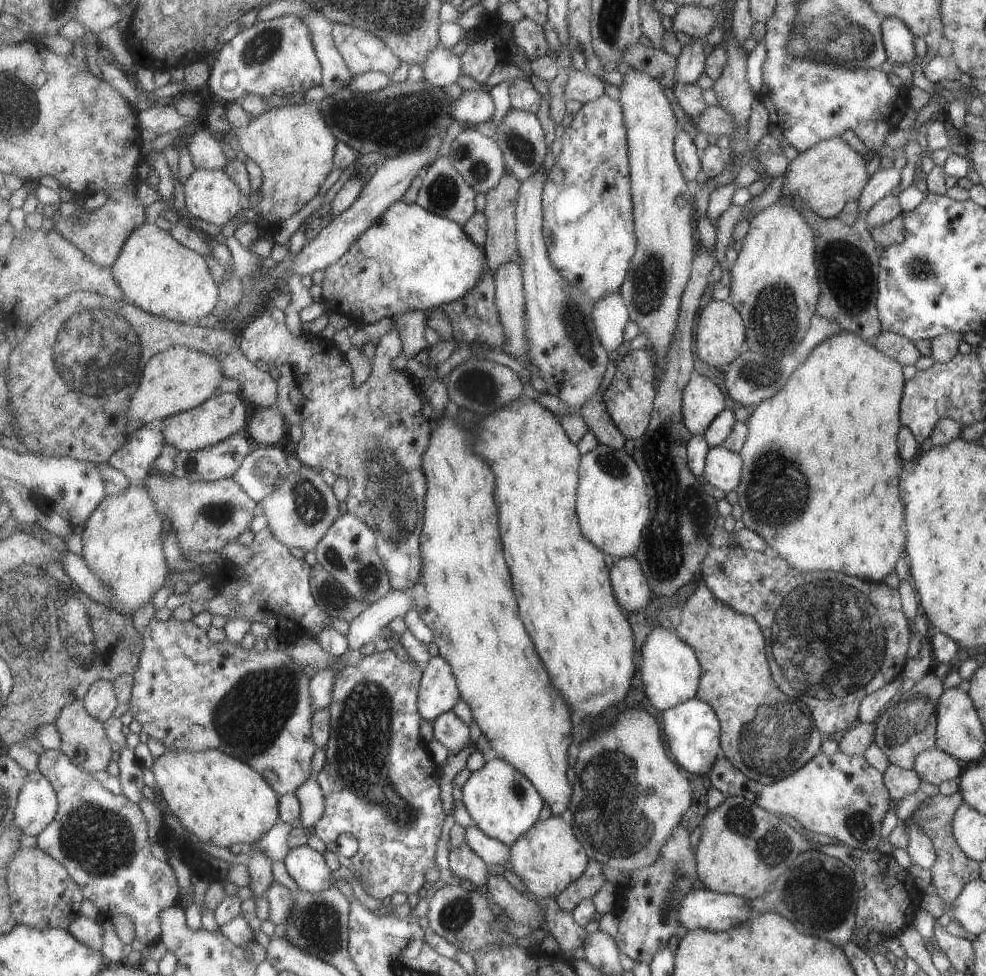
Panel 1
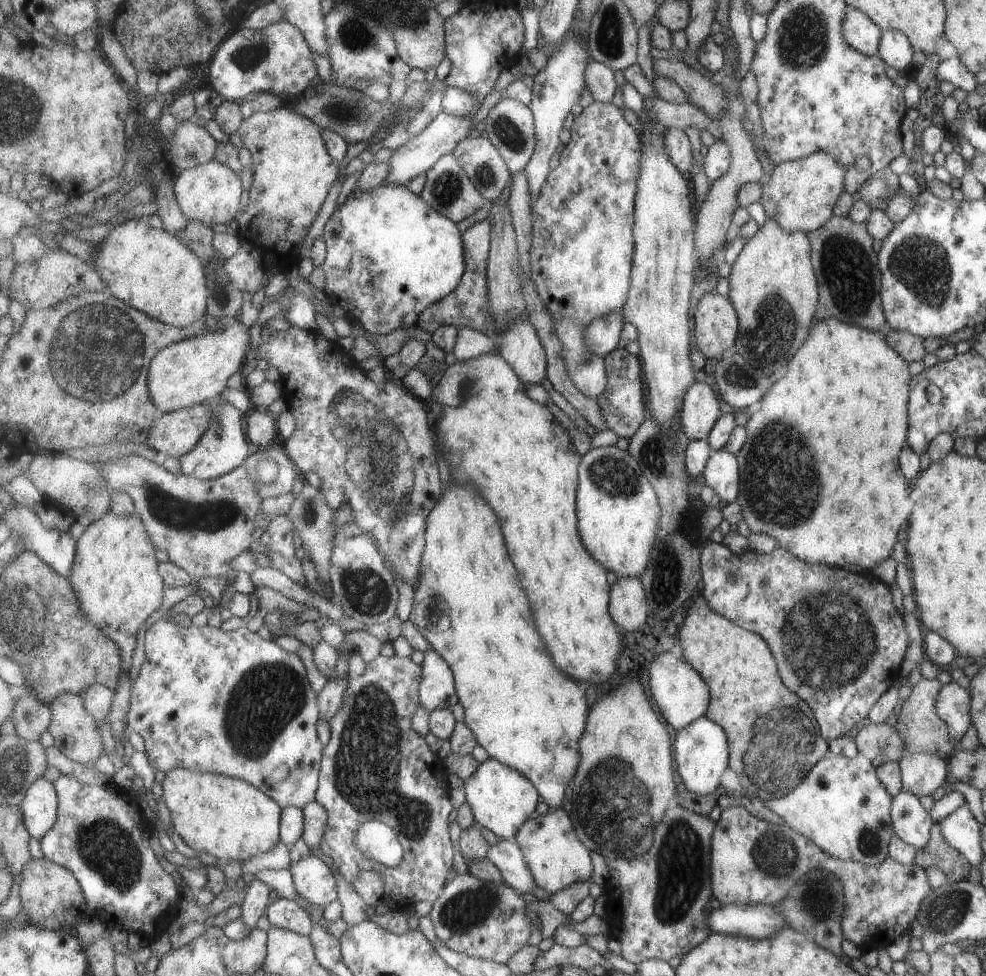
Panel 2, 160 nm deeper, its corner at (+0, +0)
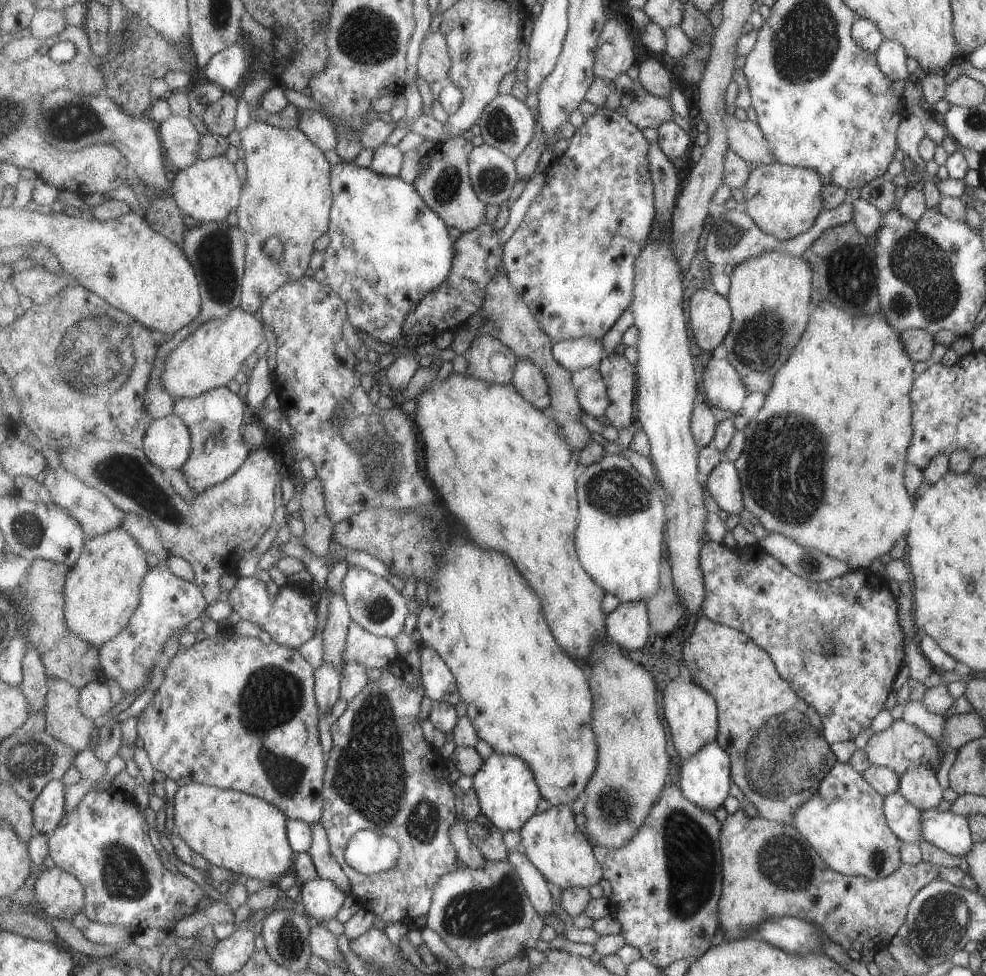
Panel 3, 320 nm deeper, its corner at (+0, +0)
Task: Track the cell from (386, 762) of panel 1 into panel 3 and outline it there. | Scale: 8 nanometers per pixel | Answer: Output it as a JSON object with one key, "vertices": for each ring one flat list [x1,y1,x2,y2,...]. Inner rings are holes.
{"vertices":[[395,660,381,671,377,681,369,684,347,704,345,712,330,724,333,748,329,752,324,776,324,813,321,822,328,832,330,849,353,883,353,898,360,908,374,912,385,922,399,921,411,925,432,908,436,884,444,874,457,870,459,861,452,841,452,826,457,816,457,796,447,777,447,759,430,742,419,718,426,690,422,675,417,676,403,660],[359,831,375,831,395,839,401,847,397,864,389,870,366,875,357,872,346,859,350,840]]}

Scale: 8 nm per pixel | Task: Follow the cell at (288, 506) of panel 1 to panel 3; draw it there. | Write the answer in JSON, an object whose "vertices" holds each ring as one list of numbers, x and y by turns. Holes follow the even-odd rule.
{"vertices":[[327,593,329,617,323,631,324,660,329,661,339,671,343,672,346,662,344,652,348,645,348,634,352,619,346,598]]}

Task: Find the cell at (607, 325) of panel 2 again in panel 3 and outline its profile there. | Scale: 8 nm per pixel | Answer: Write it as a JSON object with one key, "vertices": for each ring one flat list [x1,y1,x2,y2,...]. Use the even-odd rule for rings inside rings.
{"vertices":[[583,337,554,343,554,357,572,373,597,367,607,356,603,339]]}

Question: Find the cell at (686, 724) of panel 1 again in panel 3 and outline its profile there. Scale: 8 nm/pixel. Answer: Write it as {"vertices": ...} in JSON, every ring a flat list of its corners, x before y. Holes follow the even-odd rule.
{"vertices":[[717,741,706,744,697,754,681,760,679,777,684,795,710,813,717,812,731,794,732,758]]}

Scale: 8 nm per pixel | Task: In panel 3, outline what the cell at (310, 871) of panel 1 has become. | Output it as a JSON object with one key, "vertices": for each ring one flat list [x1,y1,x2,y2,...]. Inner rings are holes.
{"vertices":[[318,874,313,880,300,886,298,902,301,909,310,917,312,924,323,926,323,922,335,920,346,897,336,883]]}

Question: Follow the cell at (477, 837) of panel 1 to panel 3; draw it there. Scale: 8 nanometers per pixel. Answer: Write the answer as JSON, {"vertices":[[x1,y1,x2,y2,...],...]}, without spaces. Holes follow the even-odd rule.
{"vertices":[[516,848,510,852,508,861,518,870,519,876,527,889,536,909,542,917,556,914,556,900,550,891,550,883,543,873,530,861,523,852]]}

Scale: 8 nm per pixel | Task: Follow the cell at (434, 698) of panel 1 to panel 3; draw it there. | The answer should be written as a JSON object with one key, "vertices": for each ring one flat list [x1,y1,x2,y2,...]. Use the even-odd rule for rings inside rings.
{"vertices":[[425,646,419,653,426,696,433,702,441,701,452,705,463,701,457,677,439,651]]}

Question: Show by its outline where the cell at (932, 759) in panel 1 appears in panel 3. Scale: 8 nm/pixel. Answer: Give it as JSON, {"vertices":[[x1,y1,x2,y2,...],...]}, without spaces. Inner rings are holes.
{"vertices":[[913,767,899,777,896,791,921,812,932,809,941,800,941,788,935,774,931,767]]}

